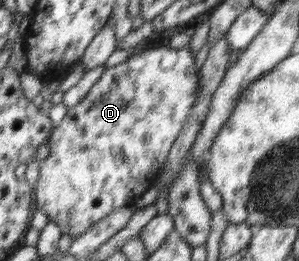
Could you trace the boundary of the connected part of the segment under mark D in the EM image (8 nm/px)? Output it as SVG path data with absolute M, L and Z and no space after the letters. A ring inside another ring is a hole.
M189 44L180 48L177 46L177 58L175 58L175 64L169 68L169 70L161 70L159 64L153 62L153 56L147 56L145 47L143 51L139 51L136 55L129 57L125 62L106 68L103 75L95 85L91 88L87 96L83 98L77 105L69 107L67 109L64 119L52 130L51 136L48 138L49 144L49 156L44 160L39 161L39 178L35 186L35 204L37 210L41 210L48 216L49 221L55 221L62 234L68 234L73 240L78 236L81 236L88 228L97 224L99 220L105 218L113 210L123 208L123 206L131 206L138 198L143 196L144 192L147 192L151 187L157 184L159 174L162 172L162 168L171 150L174 140L178 137L181 129L186 123L189 111L193 108L195 99L199 96L199 80L201 80L200 72L195 71L195 57L191 54Z

